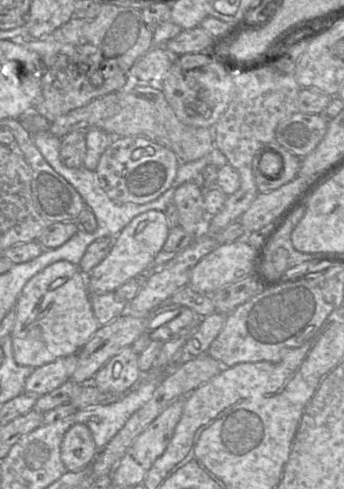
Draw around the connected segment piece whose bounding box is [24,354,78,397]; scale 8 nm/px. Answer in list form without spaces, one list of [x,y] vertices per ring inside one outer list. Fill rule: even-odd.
[[[78,355],[60,357],[55,361],[36,368],[26,379],[25,392],[43,396],[71,379],[78,363]]]

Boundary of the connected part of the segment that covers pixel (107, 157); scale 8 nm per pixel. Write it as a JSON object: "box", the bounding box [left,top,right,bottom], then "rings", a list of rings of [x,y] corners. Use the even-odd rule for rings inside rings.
{"box":[95,136,179,204],"rings":[[[127,136],[117,139],[104,151],[95,171],[110,199],[119,203],[144,204],[157,199],[171,187],[179,164],[172,150],[145,137]]]}

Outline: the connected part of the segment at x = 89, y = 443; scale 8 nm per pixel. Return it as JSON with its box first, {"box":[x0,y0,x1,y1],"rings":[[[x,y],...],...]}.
{"box":[61,424,98,472],"rings":[[[84,424],[73,425],[63,436],[61,460],[67,471],[77,472],[90,466],[98,452],[90,429]]]}

